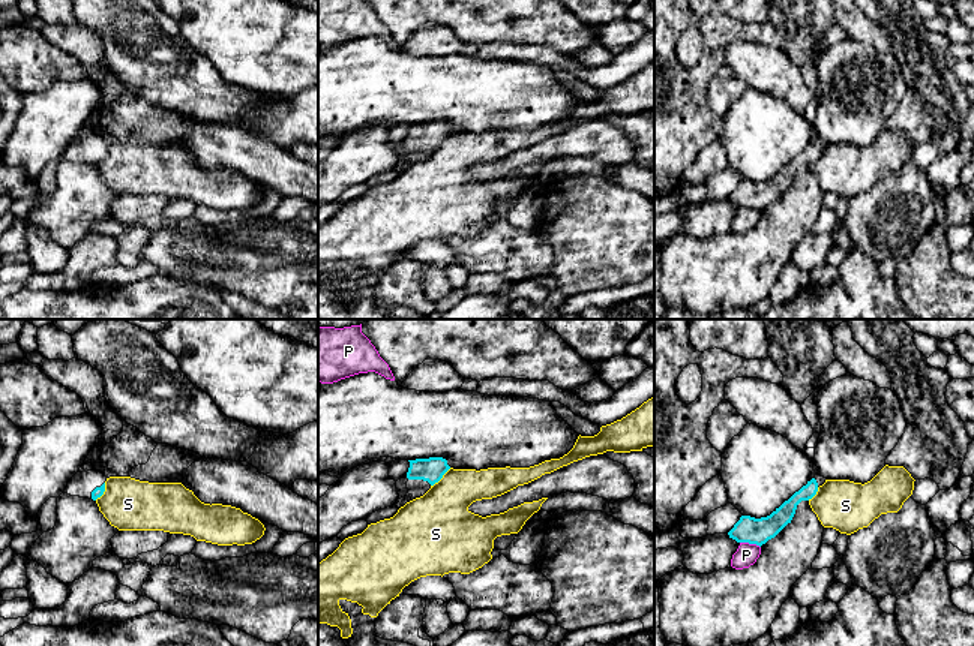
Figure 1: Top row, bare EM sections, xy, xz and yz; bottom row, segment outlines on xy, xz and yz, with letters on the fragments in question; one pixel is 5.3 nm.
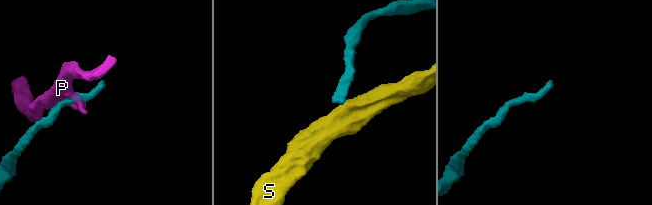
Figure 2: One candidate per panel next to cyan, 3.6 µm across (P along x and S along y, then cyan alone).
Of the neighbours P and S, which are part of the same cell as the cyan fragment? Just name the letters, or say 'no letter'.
no letter

